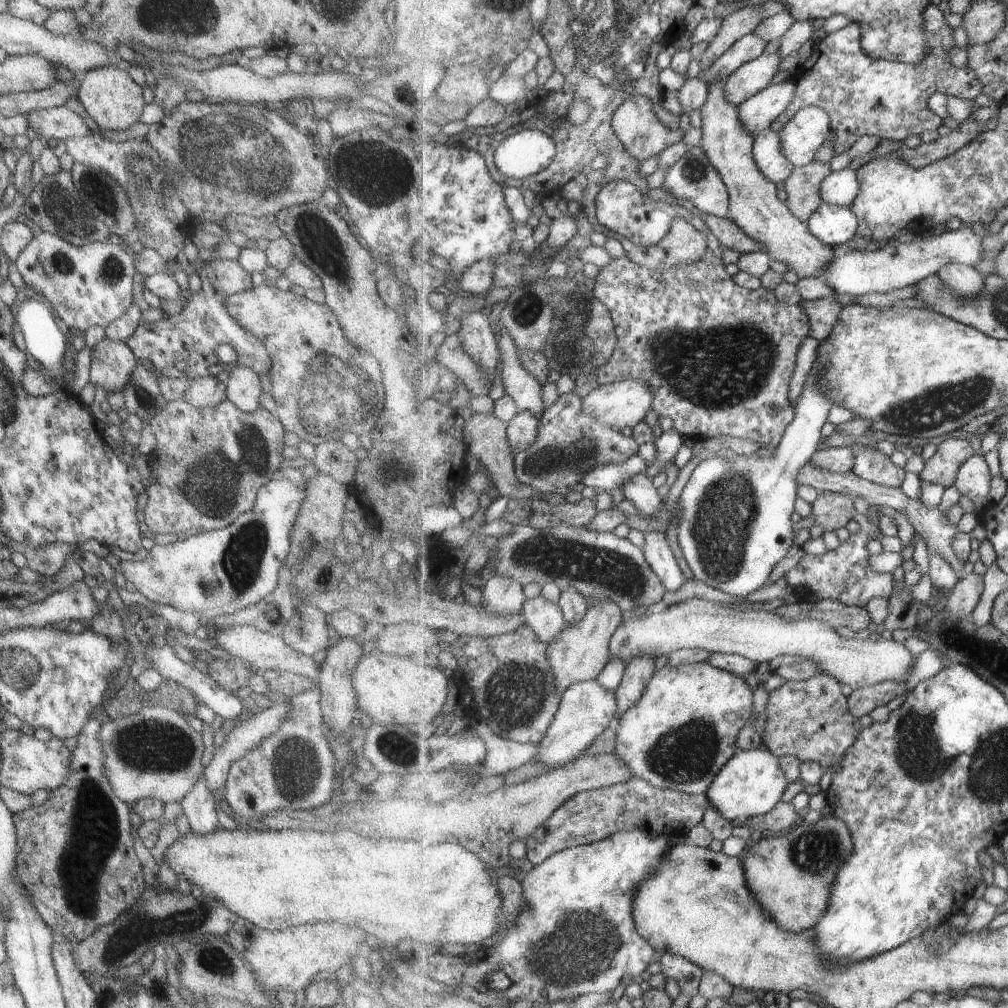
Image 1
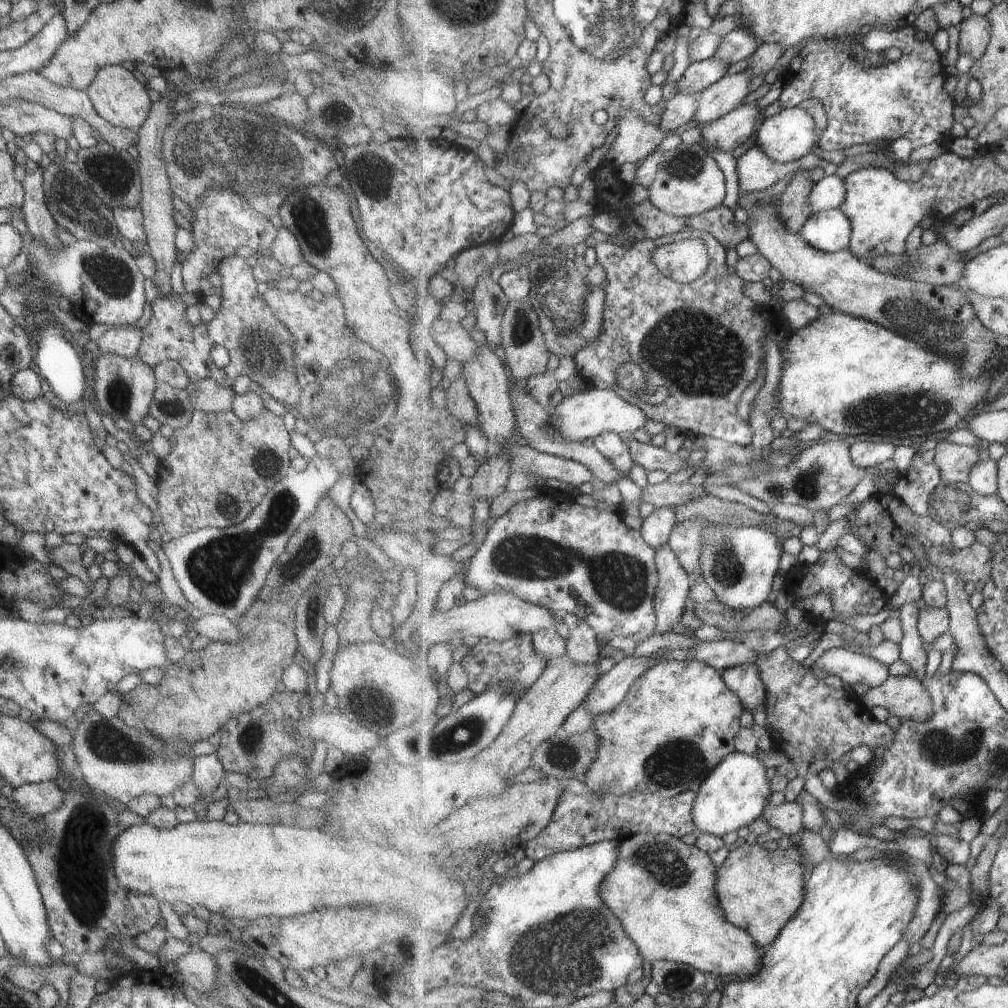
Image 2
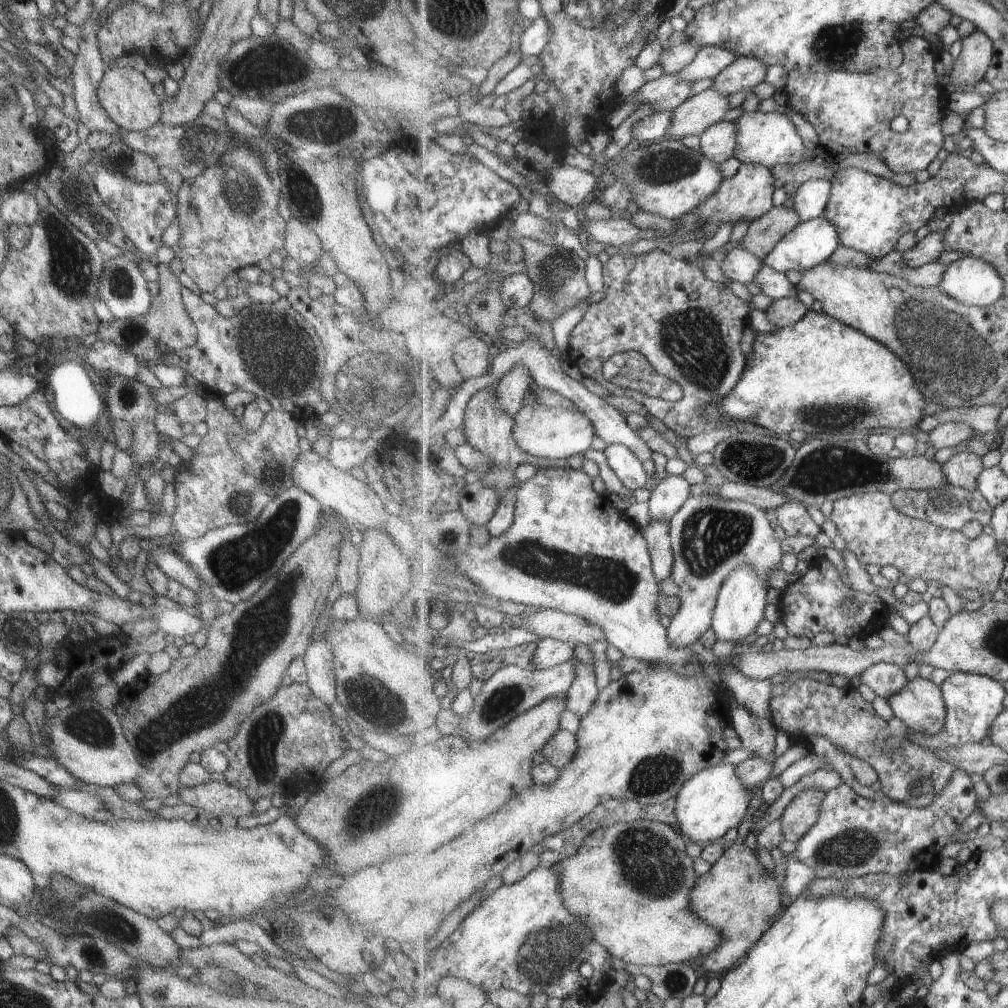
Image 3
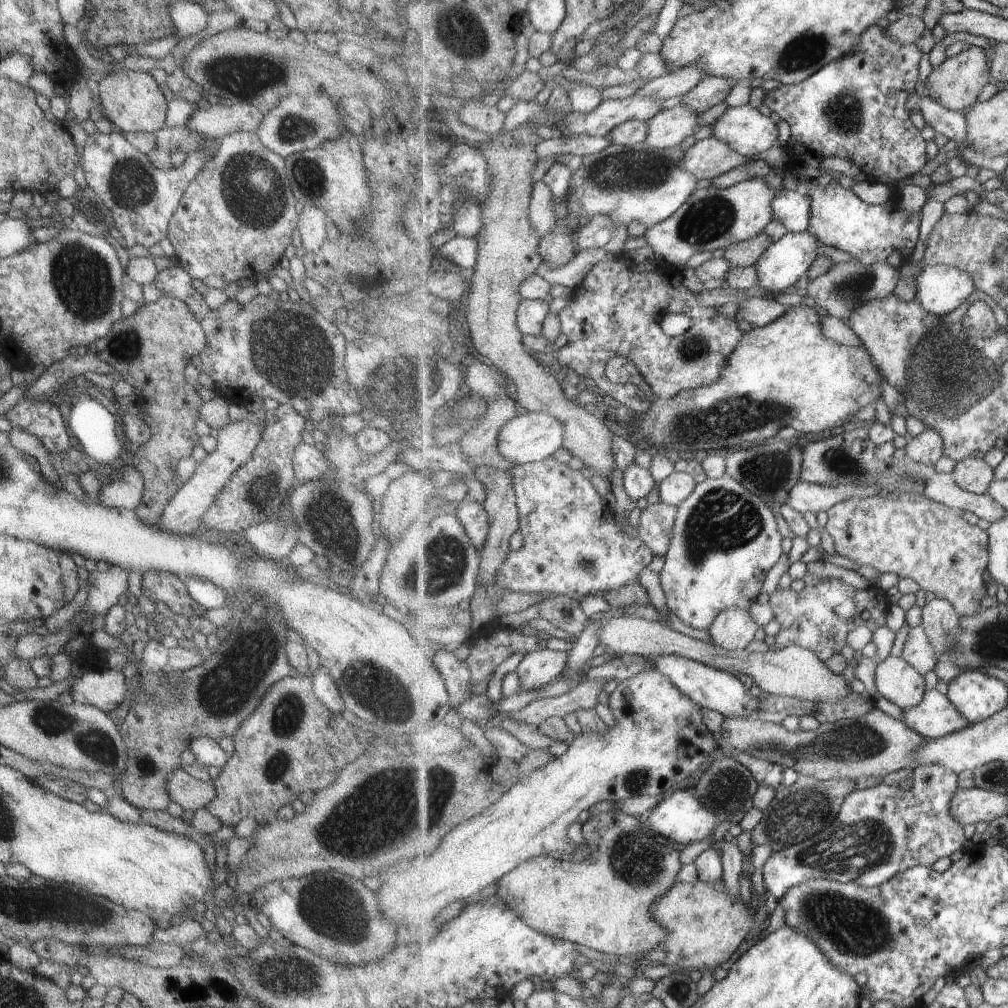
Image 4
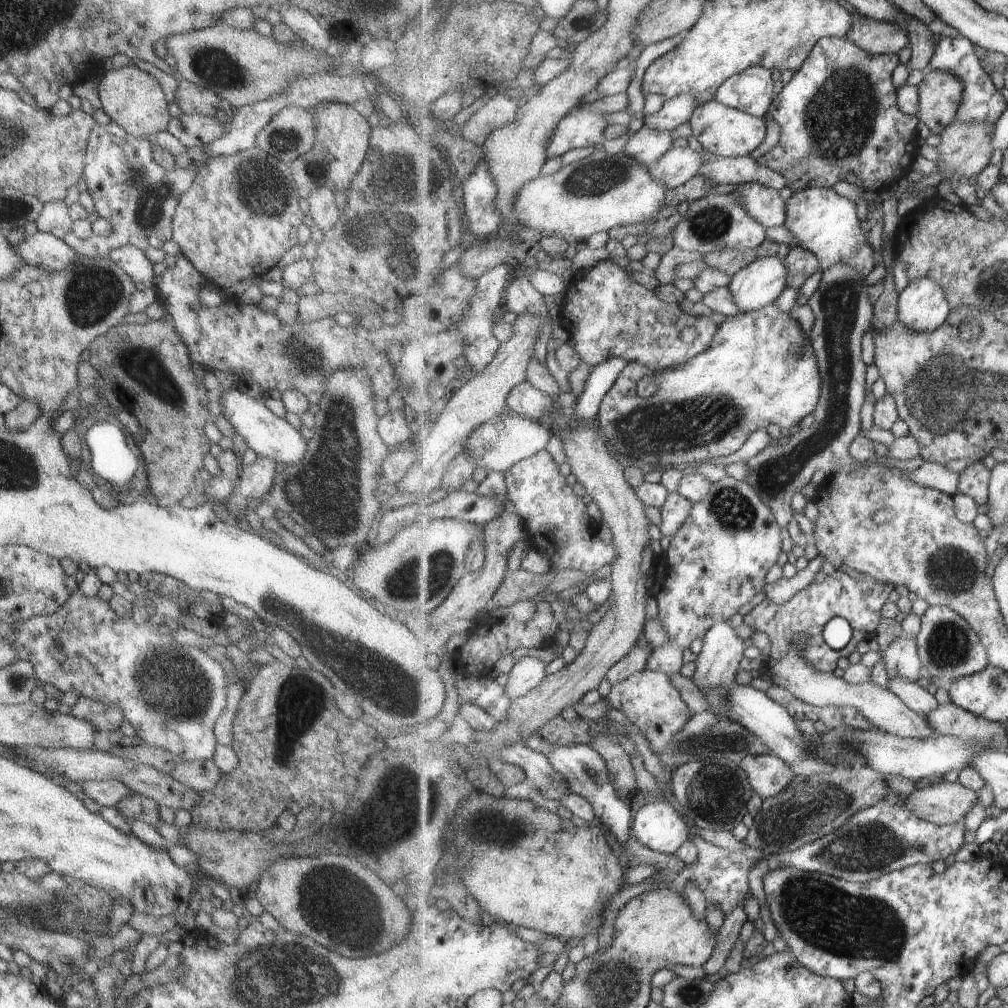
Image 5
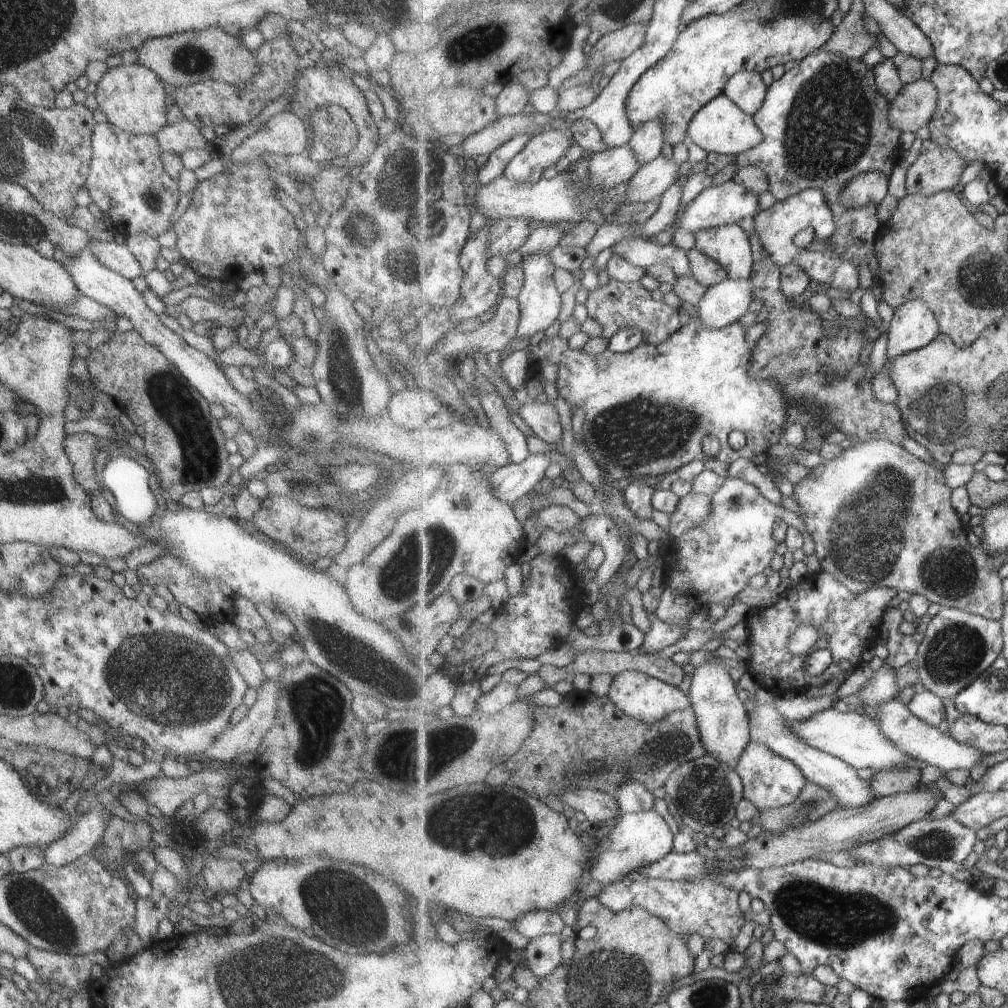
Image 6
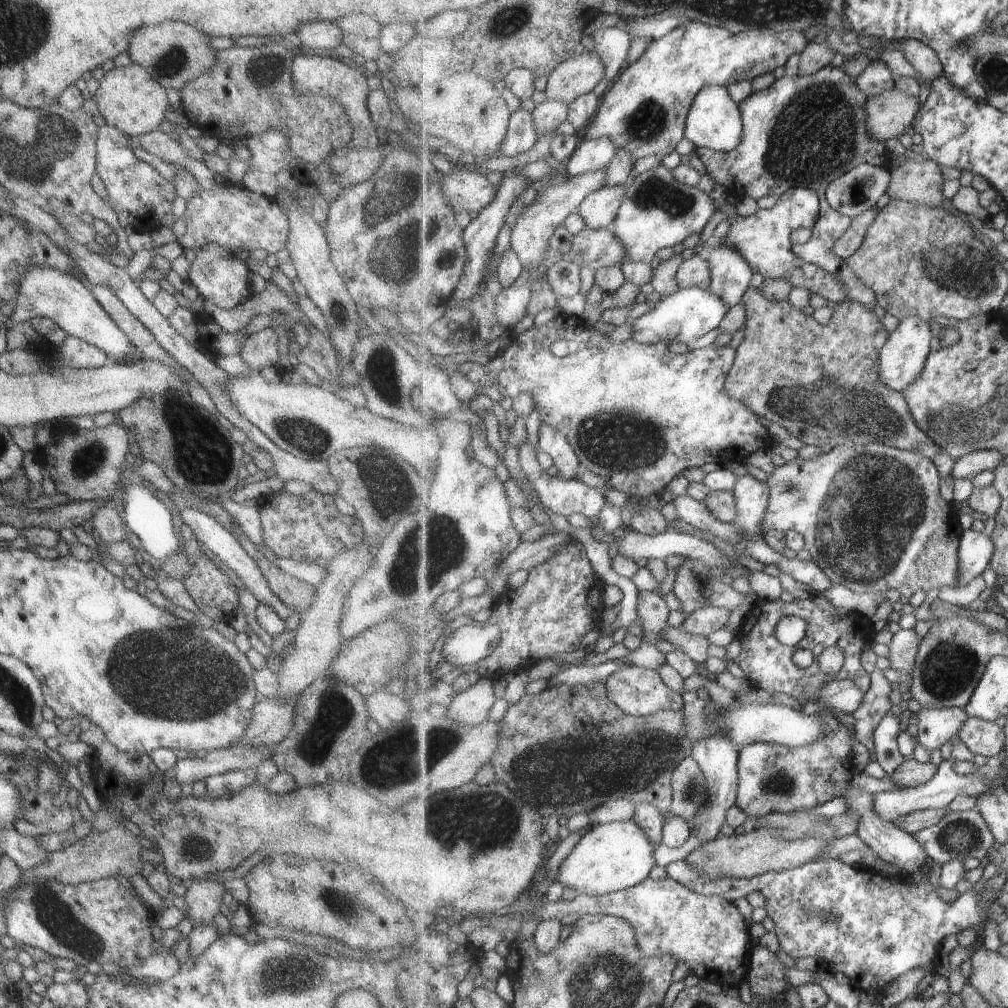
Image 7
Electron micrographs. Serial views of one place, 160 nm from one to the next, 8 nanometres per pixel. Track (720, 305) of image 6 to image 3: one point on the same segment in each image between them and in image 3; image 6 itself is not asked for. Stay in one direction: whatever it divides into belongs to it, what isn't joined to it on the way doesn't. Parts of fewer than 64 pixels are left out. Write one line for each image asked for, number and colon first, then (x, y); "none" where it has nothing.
3: (810, 243)
4: (785, 262)
5: (759, 284)

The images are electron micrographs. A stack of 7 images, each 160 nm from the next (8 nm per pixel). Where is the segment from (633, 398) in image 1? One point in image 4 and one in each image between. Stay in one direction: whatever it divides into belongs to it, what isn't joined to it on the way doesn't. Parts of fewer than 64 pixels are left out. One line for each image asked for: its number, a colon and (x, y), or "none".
2: (584, 415)
3: (544, 432)
4: (530, 437)

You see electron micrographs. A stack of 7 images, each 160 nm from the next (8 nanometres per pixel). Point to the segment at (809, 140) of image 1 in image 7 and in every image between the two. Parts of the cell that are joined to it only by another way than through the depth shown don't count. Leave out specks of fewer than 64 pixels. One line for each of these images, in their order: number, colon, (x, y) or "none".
2: (787, 136)
3: (771, 139)
4: (746, 130)
5: (723, 130)
6: (721, 127)
7: (715, 121)

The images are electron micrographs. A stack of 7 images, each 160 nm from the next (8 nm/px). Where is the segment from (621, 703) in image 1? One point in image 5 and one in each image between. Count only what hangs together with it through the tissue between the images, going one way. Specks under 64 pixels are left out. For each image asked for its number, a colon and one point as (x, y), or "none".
2: (672, 594)
3: (657, 532)
4: (656, 524)
5: (675, 511)

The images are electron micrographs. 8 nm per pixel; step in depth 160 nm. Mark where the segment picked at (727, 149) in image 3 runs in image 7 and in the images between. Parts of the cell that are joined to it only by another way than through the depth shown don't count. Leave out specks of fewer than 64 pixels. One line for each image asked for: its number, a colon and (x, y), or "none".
4: (707, 158)
5: (677, 165)
6: (652, 179)
7: (599, 210)

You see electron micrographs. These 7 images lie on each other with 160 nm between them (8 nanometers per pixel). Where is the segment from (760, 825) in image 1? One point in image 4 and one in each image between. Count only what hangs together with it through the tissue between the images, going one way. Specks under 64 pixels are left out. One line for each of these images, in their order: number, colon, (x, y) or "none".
2: (787, 817)
3: (800, 814)
4: (800, 811)

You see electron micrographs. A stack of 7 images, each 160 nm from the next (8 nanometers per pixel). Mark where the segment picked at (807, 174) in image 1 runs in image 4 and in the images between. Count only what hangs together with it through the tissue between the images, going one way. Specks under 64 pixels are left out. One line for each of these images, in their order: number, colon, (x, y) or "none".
2: (793, 205)
3: (765, 233)
4: (747, 253)

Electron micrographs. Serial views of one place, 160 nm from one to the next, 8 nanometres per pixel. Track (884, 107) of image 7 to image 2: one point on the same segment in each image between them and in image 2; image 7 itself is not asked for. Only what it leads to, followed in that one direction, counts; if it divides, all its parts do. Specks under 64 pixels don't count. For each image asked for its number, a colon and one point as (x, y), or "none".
2: (975, 32)
3: (972, 65)
4: (956, 83)
5: (940, 92)
6: (914, 107)

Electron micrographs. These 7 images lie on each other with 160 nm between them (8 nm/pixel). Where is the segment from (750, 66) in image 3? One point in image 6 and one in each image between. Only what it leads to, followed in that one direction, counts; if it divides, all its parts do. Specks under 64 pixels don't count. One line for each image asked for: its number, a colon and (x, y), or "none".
4: (711, 90)
5: (674, 112)
6: (648, 141)

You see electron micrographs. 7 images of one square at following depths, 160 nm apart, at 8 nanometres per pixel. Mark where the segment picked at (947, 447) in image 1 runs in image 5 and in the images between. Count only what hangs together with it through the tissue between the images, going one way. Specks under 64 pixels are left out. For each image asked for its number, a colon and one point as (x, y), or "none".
2: (956, 461)
3: (963, 468)
4: (975, 475)
5: (975, 479)

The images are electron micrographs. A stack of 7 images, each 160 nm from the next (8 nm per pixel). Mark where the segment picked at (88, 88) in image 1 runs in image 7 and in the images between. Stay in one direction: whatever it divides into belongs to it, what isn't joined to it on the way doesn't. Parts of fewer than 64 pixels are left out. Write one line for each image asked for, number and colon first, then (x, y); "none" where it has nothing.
2: (117, 97)
3: (126, 96)
4: (131, 100)
5: (133, 100)
6: (131, 97)
7: (127, 98)

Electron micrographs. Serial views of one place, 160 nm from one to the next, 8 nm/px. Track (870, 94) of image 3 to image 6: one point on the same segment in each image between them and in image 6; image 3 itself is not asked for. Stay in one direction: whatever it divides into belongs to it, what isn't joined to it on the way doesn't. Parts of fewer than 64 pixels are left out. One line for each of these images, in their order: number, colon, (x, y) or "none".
4: (855, 108)
5: (839, 113)
6: (824, 121)

